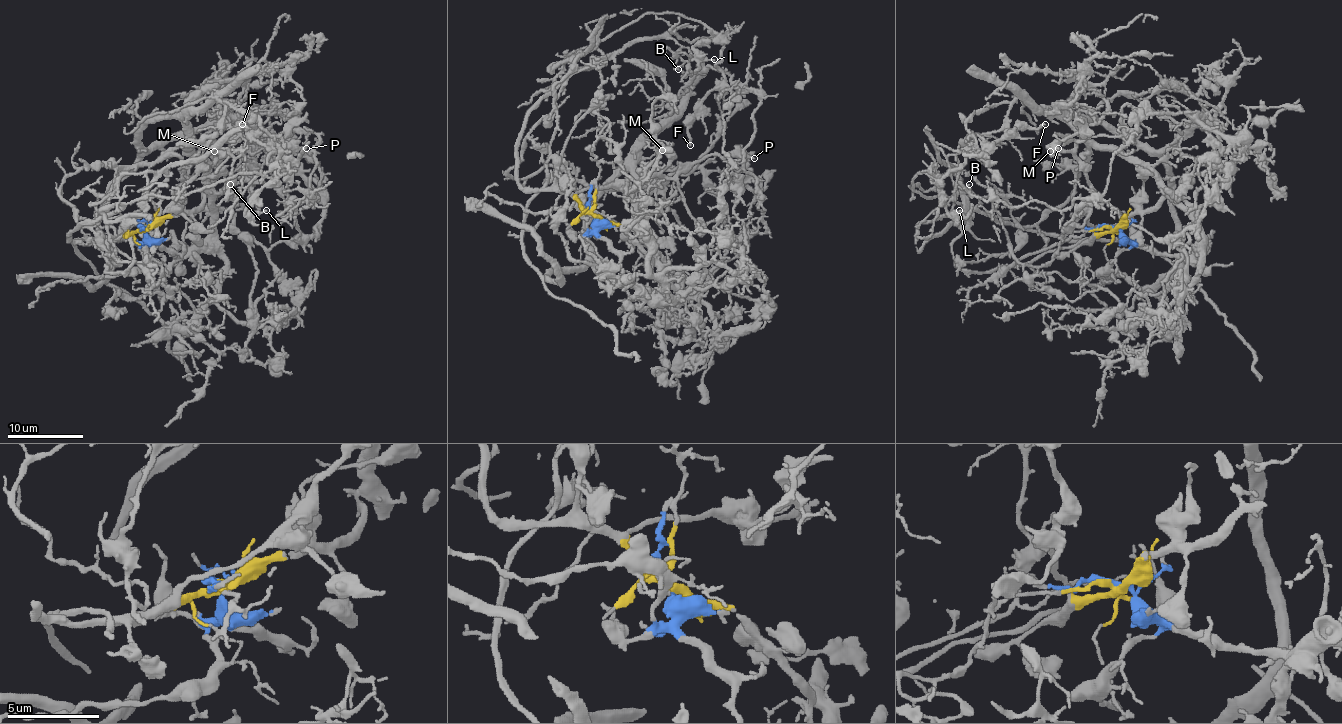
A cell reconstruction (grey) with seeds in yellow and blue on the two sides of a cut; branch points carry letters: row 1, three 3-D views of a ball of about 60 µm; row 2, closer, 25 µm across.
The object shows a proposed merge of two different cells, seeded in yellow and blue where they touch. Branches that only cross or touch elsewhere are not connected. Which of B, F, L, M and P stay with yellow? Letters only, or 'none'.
B, F, L, M, P

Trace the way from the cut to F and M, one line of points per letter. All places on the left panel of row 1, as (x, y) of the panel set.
F: (147, 227), (105, 244), (69, 240), (153, 194), (274, 177), (276, 152), (242, 124)
M: (147, 227), (130, 232), (134, 225), (153, 221), (211, 152), (221, 152), (213, 151)

